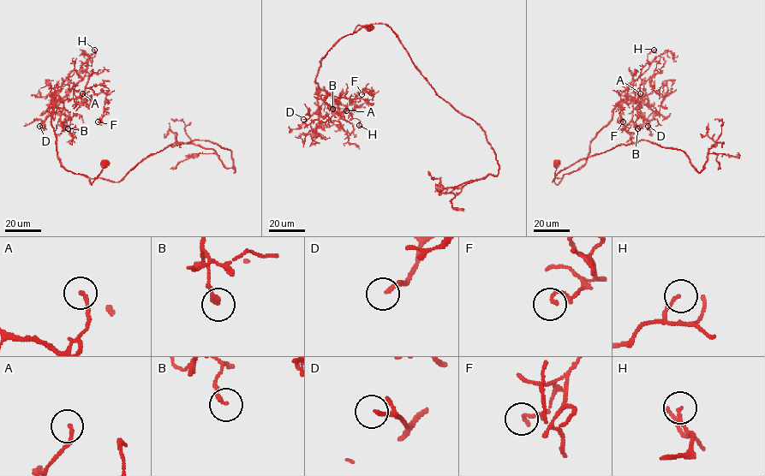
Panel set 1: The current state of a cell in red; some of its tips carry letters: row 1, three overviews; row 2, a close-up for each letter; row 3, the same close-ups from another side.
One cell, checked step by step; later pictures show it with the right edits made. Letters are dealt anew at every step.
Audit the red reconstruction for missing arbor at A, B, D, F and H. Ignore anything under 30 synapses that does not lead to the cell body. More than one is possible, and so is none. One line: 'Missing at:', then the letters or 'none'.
Missing at: D

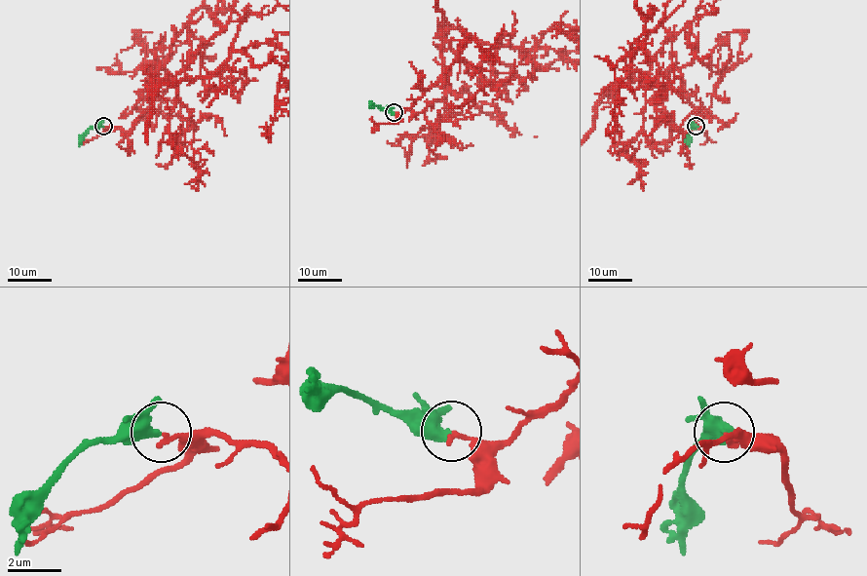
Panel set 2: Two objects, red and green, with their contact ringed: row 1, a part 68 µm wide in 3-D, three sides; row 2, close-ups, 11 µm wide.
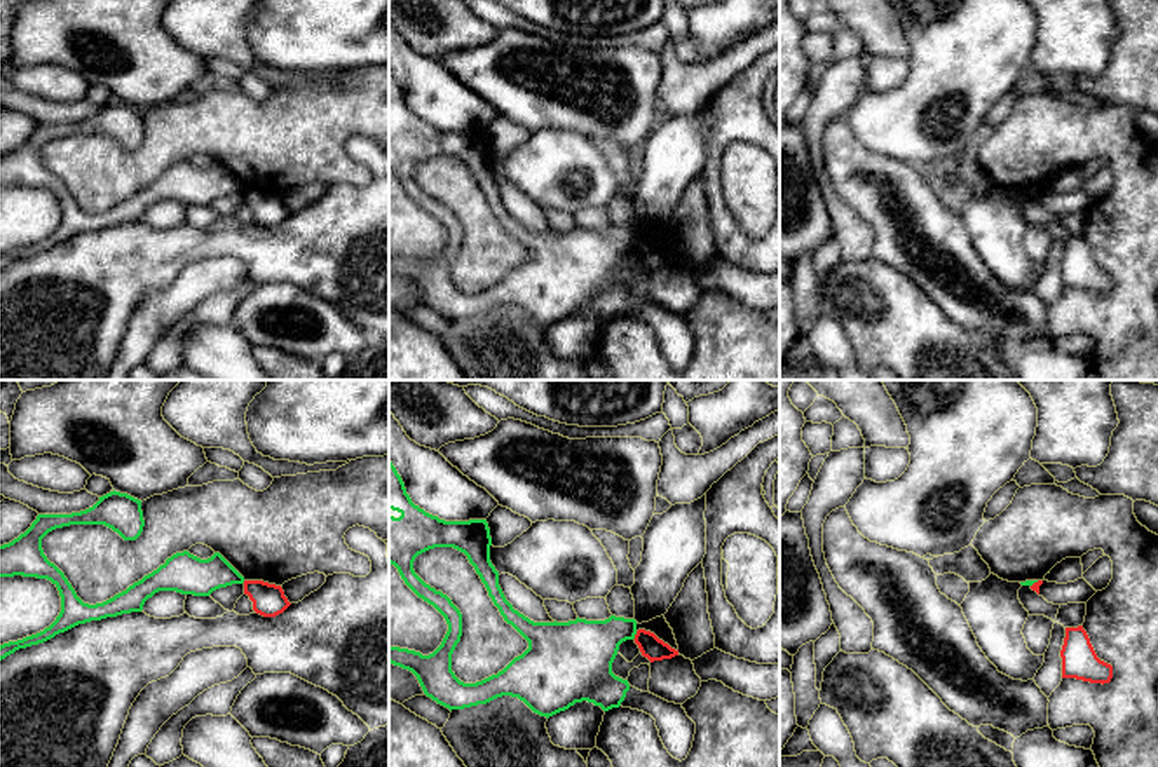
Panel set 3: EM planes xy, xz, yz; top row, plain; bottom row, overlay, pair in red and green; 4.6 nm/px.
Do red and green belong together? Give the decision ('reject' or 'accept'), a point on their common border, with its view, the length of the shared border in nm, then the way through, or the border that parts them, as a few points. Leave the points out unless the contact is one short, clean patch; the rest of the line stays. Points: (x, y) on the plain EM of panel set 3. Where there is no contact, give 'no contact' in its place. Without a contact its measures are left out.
reject | xz (635, 244) | 40 nm | along xz (637, 241), (633, 246)

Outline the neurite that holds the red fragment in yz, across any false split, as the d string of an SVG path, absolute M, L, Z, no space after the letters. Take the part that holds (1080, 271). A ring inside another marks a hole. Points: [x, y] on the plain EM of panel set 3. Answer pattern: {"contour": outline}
{"contour": "M1083 235L1066 237L1060 267L1062 288L1076 288L1102 295L1109 293L1113 288L1113 275L1097 267Z"}

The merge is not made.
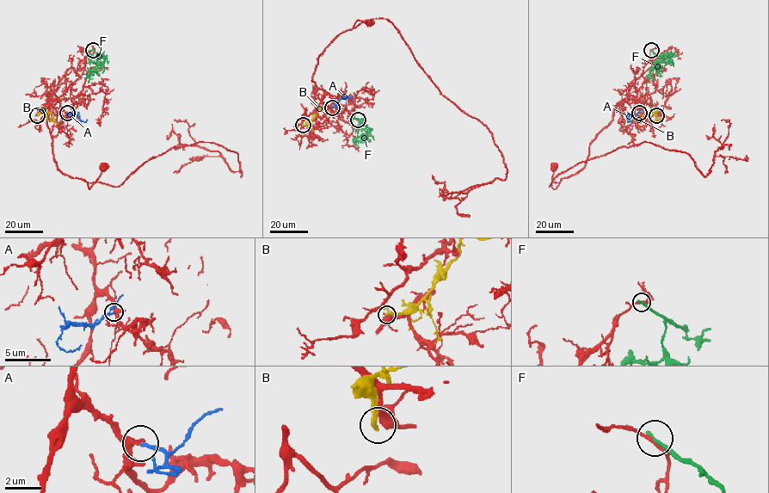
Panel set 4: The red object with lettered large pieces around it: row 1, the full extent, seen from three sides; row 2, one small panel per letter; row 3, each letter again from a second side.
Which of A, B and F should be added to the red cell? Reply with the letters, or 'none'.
A

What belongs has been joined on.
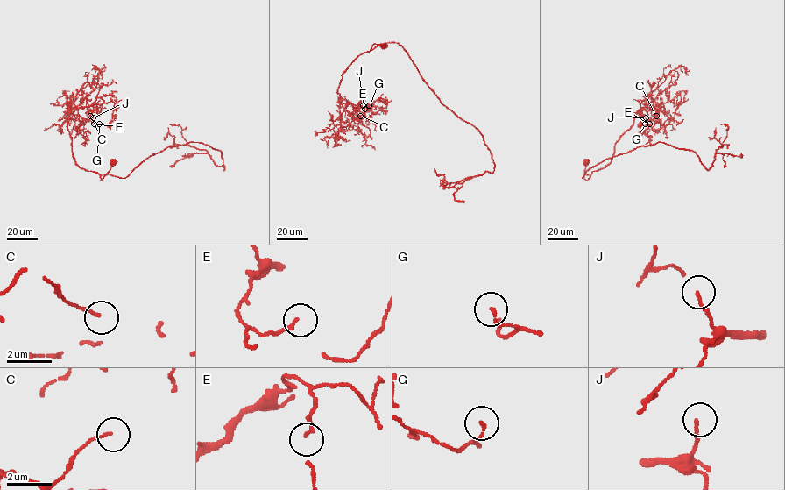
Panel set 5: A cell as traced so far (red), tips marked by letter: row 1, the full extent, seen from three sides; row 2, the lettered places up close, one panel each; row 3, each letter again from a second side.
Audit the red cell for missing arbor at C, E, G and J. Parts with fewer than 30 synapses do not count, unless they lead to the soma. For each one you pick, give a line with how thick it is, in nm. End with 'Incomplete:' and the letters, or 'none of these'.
Incomplete: none of these

